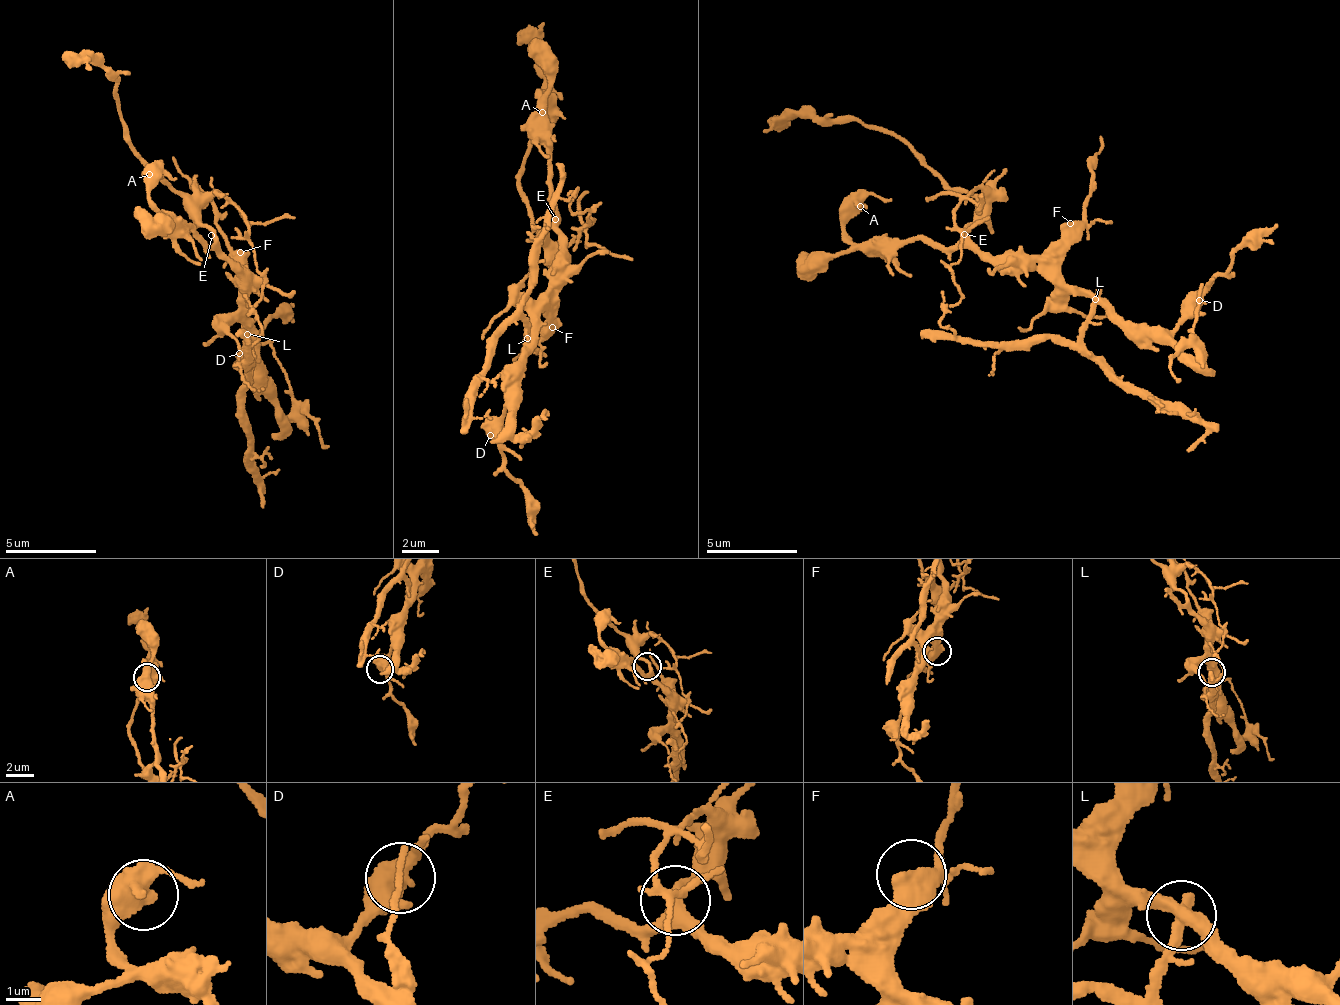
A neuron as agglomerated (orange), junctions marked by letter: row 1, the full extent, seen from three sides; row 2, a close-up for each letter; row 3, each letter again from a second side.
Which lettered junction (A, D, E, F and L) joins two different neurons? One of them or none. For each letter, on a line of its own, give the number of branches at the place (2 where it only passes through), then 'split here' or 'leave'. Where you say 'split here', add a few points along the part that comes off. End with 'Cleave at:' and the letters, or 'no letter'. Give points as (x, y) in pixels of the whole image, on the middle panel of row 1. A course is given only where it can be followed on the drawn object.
A: 3 | leave
D: 3 | leave
E: 3 | leave
F: 4 | leave
L: 3 | split here | (529, 339), (523, 336), (524, 308), (545, 213), (577, 188), (571, 206), (584, 208)
Cleave at: L

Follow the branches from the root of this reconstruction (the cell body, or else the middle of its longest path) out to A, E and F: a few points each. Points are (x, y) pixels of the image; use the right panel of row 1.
A: (991, 260), (982, 261), (964, 247), (934, 249), (918, 238), (856, 243), (846, 233), (846, 219), (860, 206)
E: (991, 260), (964, 234)
F: (991, 260), (1034, 258), (1060, 237), (1060, 232), (1070, 223)

